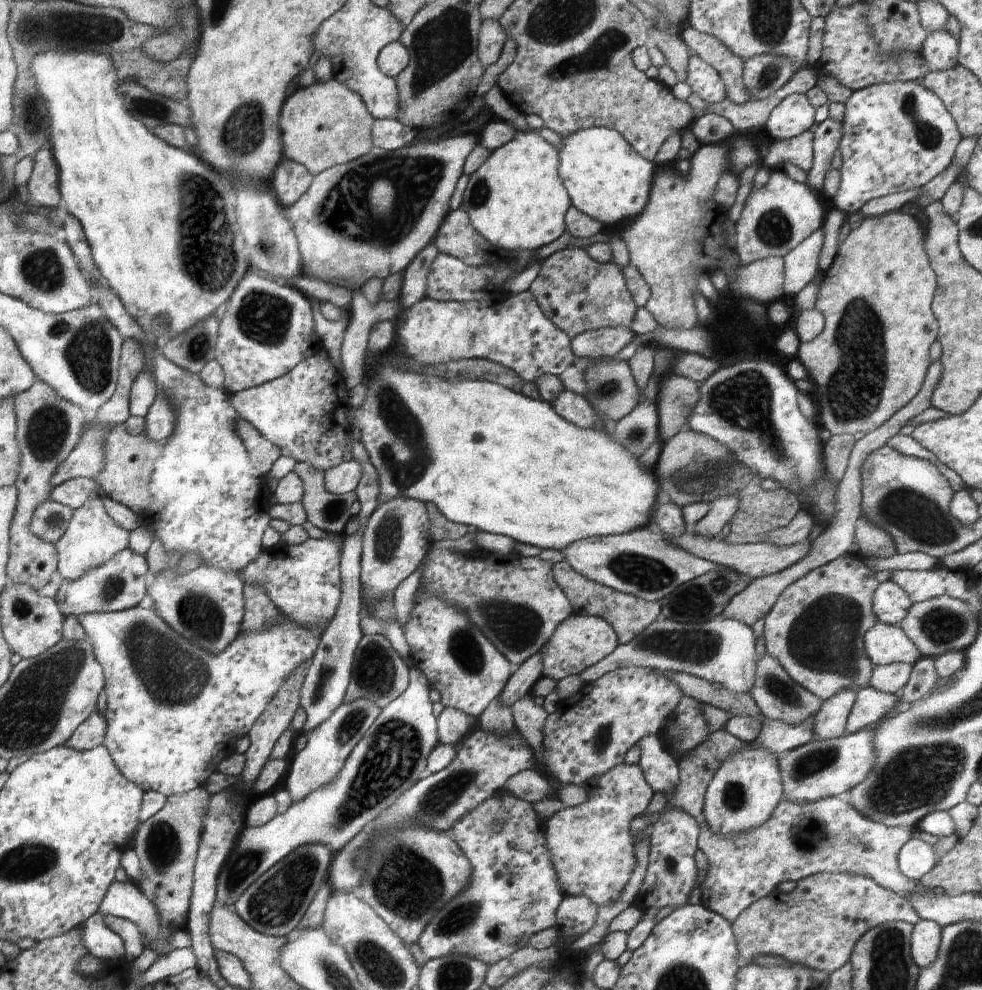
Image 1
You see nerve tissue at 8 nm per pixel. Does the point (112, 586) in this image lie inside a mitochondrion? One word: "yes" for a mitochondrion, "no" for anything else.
yes

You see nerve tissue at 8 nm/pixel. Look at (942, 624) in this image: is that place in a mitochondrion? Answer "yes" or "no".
yes

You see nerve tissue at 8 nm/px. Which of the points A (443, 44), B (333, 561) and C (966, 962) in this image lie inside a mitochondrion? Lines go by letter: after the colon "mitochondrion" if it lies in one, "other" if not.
A: mitochondrion
B: other
C: mitochondrion

